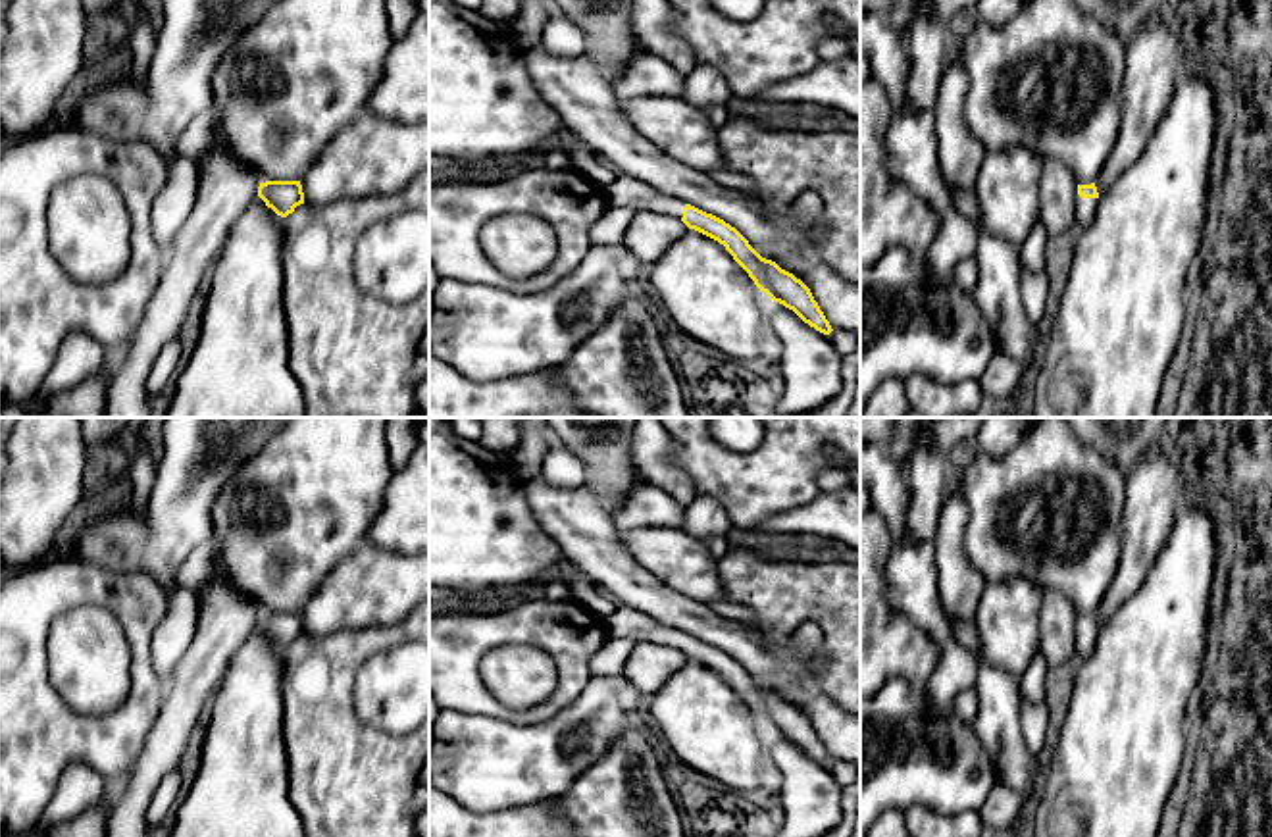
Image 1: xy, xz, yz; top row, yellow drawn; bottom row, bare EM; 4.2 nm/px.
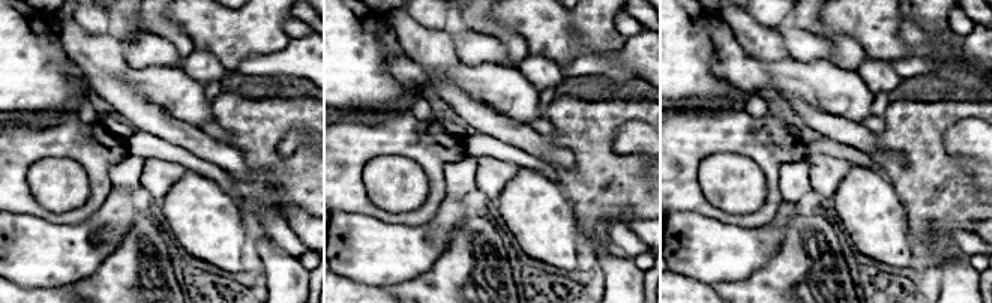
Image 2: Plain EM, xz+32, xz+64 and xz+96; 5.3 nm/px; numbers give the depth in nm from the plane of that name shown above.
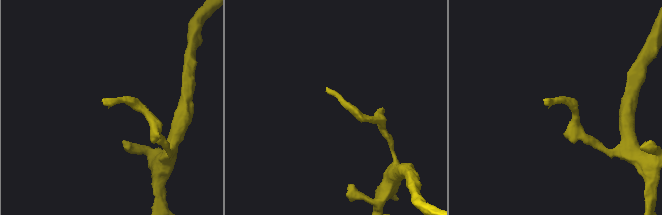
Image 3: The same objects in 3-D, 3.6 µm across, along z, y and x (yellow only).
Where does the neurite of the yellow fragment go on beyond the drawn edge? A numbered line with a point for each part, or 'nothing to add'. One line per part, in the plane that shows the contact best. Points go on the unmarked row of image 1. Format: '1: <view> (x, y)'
1: yz (1086, 639)

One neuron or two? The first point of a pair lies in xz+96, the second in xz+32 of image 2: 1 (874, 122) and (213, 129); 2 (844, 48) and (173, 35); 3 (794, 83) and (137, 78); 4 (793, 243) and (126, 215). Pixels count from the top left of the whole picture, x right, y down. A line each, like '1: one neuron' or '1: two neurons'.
1: one neuron
2: one neuron
3: one neuron
4: two neurons

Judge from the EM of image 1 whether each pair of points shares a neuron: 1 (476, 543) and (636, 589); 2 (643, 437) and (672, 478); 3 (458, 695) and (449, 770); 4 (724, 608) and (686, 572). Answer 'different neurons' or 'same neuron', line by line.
1: different neurons
2: same neuron
3: different neurons
4: different neurons

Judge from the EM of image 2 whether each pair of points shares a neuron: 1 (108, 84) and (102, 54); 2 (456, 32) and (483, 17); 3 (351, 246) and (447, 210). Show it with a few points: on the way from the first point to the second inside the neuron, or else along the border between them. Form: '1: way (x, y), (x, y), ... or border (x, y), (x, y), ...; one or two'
1: way (105, 77), (102, 62); one
2: border (455, 23), (497, 39); two
3: way (375, 246), (413, 246), (426, 234); one

